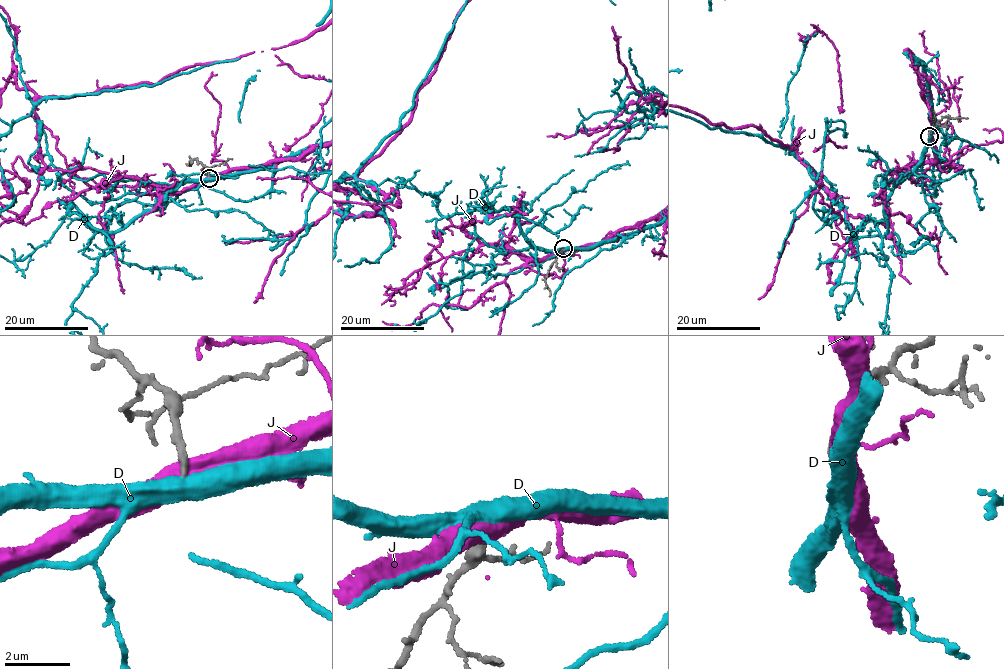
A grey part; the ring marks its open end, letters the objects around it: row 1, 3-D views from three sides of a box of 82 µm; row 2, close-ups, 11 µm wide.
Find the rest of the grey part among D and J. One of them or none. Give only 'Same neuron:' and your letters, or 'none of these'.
Same neuron: none of these

